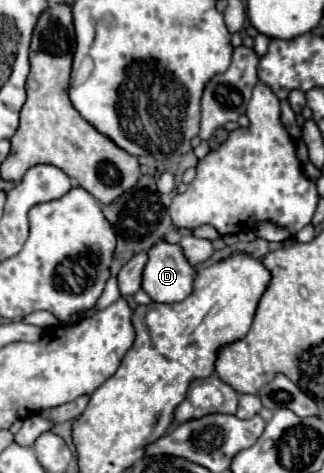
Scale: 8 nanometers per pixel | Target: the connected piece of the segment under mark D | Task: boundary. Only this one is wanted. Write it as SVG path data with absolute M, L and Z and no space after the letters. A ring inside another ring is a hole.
M160 240L148 254L150 260L142 274L142 288L154 302L182 302L192 292L196 276L196 270L186 262L182 248Z

